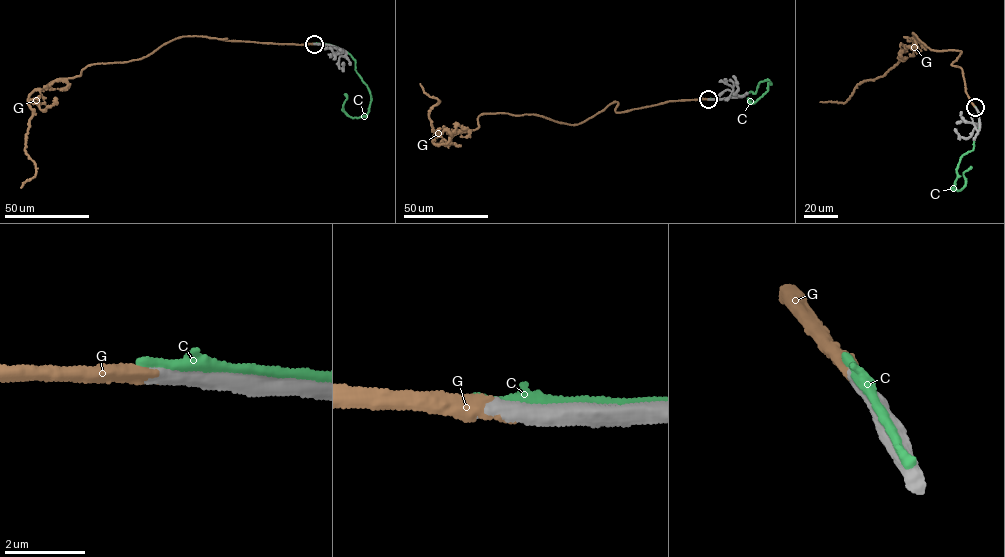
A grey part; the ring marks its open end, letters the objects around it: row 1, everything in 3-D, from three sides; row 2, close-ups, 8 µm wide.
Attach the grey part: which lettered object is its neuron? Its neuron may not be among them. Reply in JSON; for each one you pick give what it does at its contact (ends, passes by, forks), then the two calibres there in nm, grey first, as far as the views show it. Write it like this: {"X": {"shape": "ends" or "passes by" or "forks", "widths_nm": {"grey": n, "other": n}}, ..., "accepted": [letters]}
{"G": {"shape": "ends", "widths_nm": {"grey": 440, "other": 300}}, "accepted": ["G"]}

